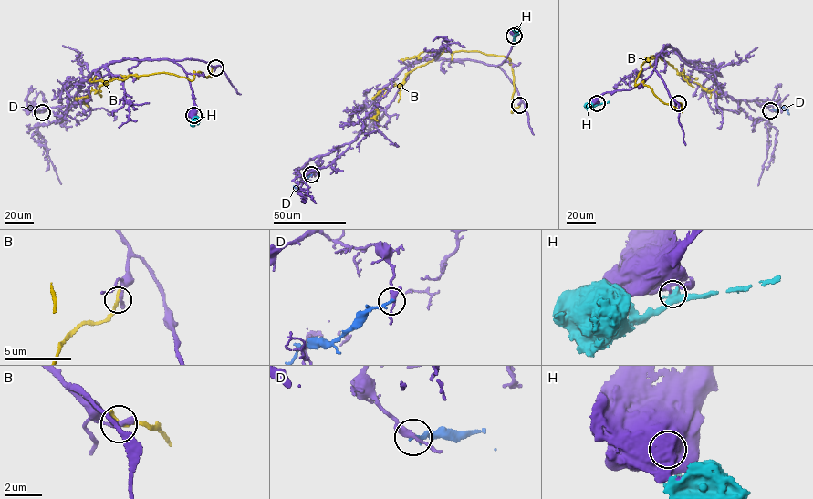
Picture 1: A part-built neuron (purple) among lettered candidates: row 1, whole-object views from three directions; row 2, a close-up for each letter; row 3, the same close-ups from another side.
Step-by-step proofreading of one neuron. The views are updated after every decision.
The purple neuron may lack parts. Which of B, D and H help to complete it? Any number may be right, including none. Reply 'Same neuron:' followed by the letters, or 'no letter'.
Same neuron: no letter

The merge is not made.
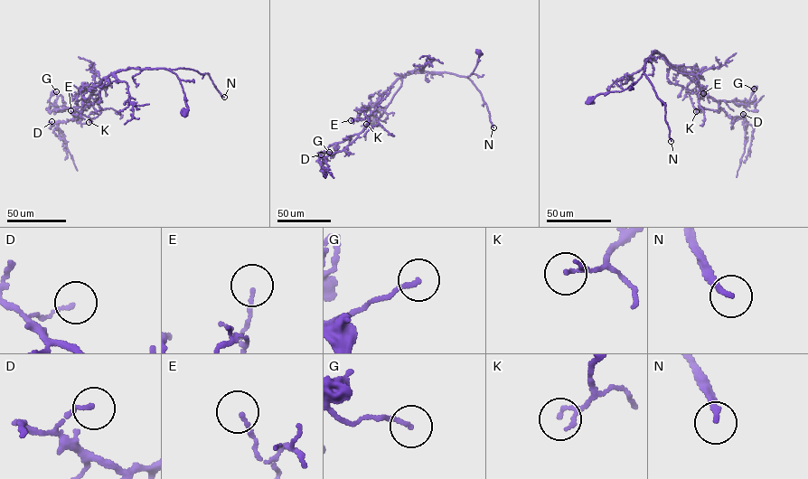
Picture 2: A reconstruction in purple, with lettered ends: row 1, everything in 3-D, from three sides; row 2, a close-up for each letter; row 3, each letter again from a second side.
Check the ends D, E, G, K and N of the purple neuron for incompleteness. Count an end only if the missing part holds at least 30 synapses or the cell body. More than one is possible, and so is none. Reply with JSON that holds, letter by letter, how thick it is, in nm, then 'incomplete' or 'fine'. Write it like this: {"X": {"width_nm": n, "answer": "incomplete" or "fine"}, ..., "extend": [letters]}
{"D": {"width_nm": 110, "answer": "fine"}, "E": {"width_nm": 110, "answer": "fine"}, "G": {"width_nm": 130, "answer": "fine"}, "K": {"width_nm": 90, "answer": "fine"}, "N": {"width_nm": 190, "answer": "incomplete"}, "extend": ["N"]}

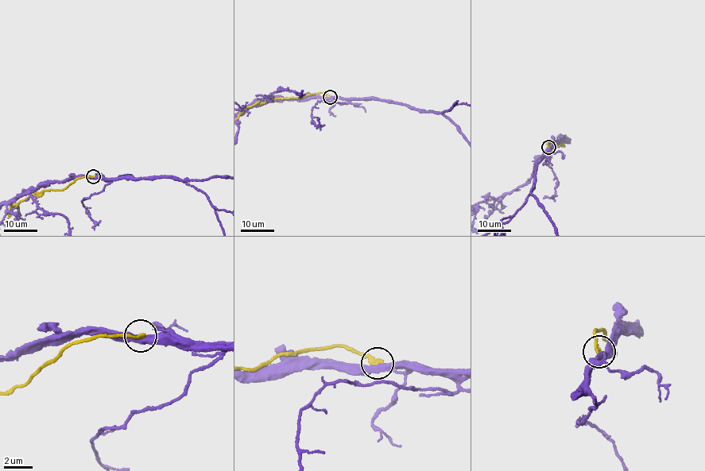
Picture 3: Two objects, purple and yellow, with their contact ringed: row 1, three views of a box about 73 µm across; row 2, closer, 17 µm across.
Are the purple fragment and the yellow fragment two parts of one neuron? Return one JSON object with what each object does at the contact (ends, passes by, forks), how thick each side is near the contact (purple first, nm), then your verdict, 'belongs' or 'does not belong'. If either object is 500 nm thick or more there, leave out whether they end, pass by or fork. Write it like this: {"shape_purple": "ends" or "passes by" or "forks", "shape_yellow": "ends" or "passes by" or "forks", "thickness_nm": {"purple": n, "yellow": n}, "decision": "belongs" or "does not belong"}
{"shape_purple": "passes by", "shape_yellow": "ends", "thickness_nm": {"purple": 460, "yellow": 300}, "decision": "does not belong"}

